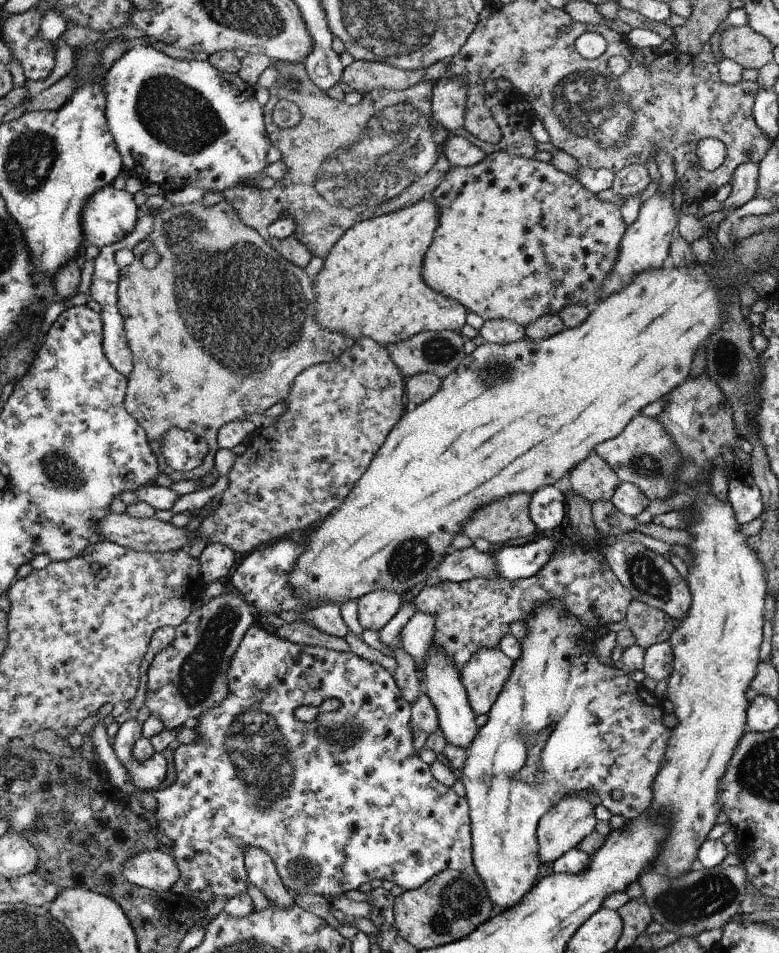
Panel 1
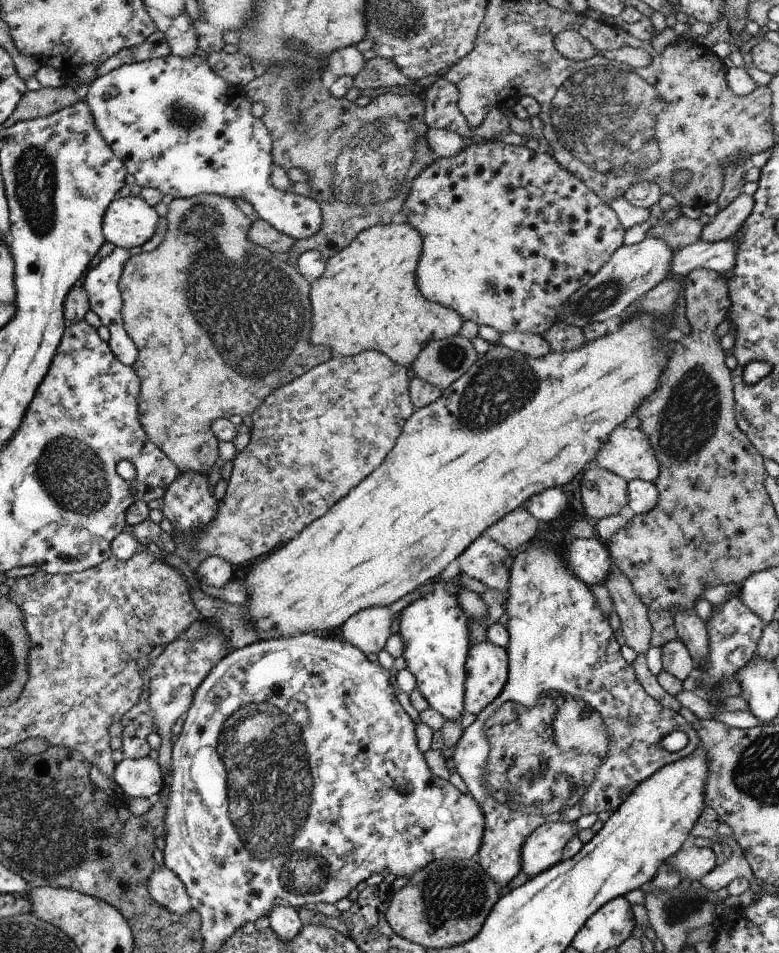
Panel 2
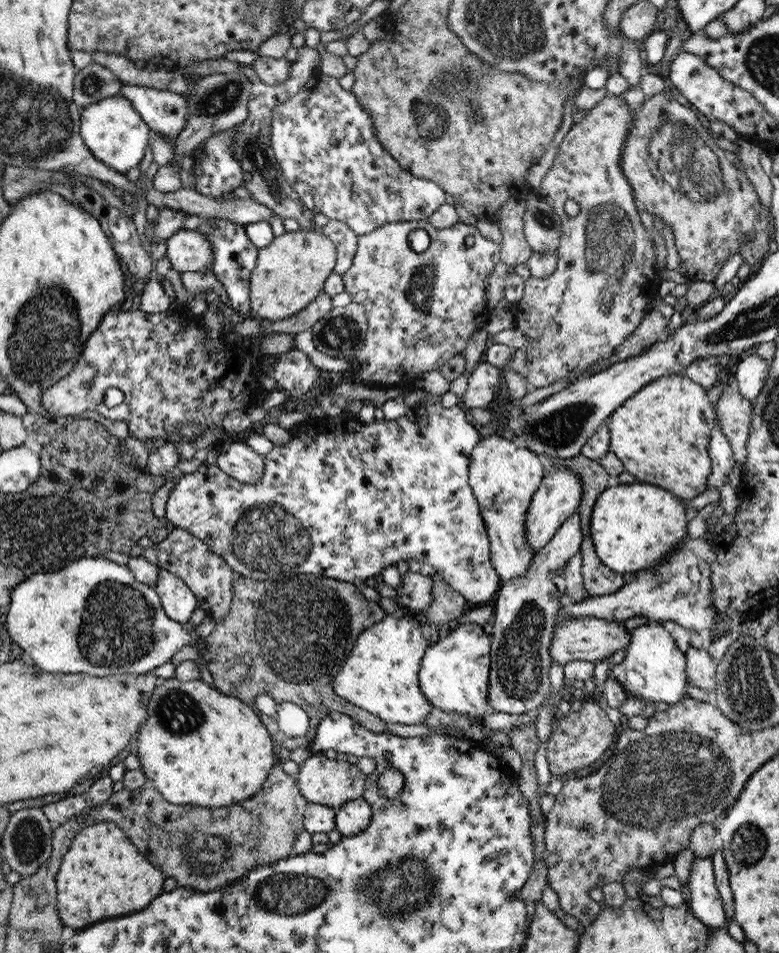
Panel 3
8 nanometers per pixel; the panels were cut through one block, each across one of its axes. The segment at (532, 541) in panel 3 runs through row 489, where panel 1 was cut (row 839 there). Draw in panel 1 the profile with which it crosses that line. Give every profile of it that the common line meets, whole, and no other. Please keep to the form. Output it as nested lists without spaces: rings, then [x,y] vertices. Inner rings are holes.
[[[583,794],[564,796],[556,806],[552,806],[539,820],[536,838],[538,838],[538,858],[541,858],[542,866],[551,865],[565,852],[577,847],[578,843],[596,828],[596,816],[594,807]]]

